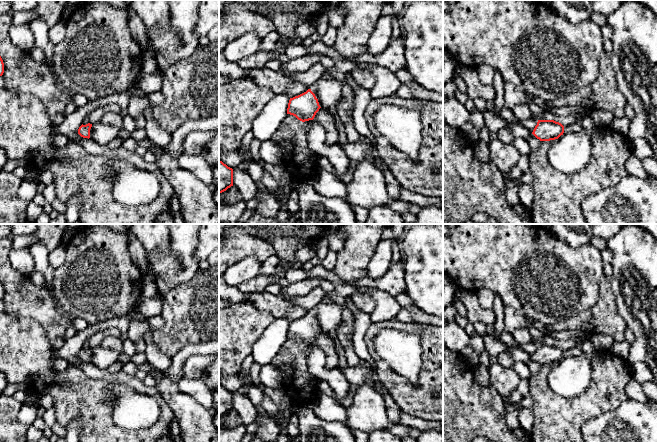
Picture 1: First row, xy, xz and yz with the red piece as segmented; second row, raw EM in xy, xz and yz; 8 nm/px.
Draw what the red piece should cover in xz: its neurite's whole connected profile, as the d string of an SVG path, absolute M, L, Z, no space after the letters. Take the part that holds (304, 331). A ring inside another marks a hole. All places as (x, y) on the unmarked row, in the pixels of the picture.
M333 301L319 302L306 316L290 322L287 338L305 346L313 344L320 332L328 334L344 319L344 307Z

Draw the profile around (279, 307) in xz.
M267 291L246 294L245 303L253 307L271 313L274 318L286 318L289 322L306 316L306 309L288 302L285 298L275 296Z

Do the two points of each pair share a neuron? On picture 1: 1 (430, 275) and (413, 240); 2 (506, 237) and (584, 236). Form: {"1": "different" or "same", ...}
{"1": "same", "2": "different"}

